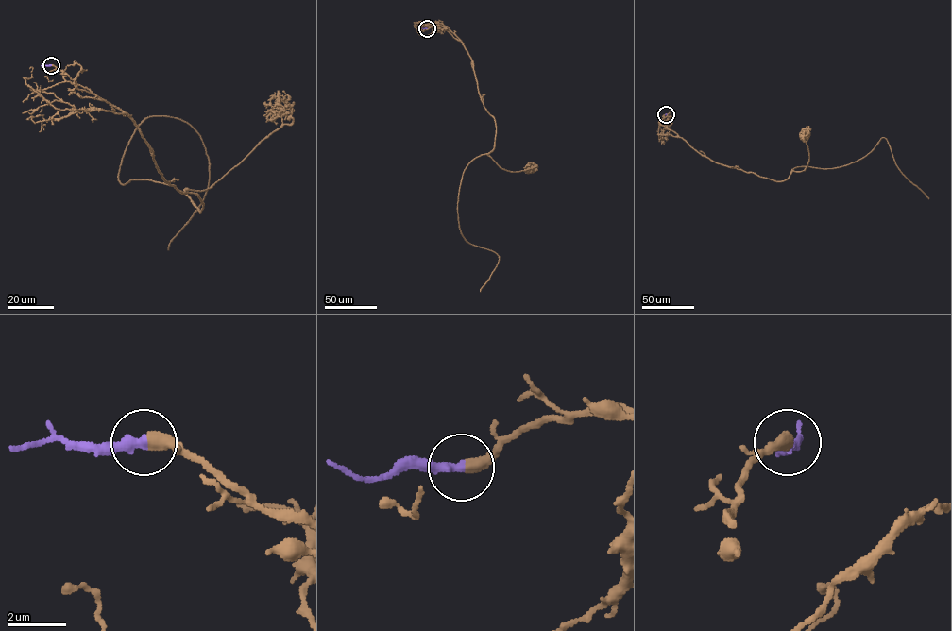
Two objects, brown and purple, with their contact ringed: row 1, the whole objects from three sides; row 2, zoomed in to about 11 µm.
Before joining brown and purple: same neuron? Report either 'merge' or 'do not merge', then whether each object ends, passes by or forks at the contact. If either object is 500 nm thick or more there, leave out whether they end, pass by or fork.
merge; brown ends there; purple ends there

